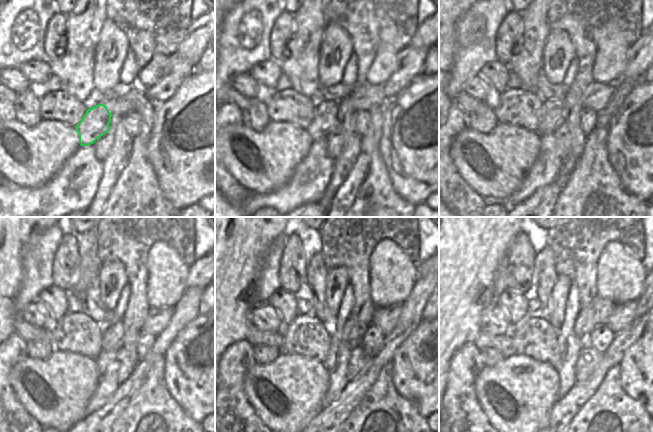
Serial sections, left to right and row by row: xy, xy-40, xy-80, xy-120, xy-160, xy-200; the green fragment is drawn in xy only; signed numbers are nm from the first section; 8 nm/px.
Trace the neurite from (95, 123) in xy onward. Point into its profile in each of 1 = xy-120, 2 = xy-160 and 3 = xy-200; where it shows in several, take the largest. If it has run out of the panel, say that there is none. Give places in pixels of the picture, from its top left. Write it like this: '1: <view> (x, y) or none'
1: xy-120 (112, 340)
2: xy-160 (351, 329)
3: xy-200 (598, 312)

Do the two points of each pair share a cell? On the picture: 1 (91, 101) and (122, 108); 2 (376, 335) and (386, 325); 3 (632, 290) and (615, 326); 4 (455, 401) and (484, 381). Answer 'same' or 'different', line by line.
1: same
2: different
3: different
4: different

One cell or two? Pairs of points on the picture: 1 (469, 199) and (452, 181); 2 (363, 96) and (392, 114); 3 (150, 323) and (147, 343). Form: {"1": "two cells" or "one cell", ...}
{"1": "one cell", "2": "two cells", "3": "two cells"}

